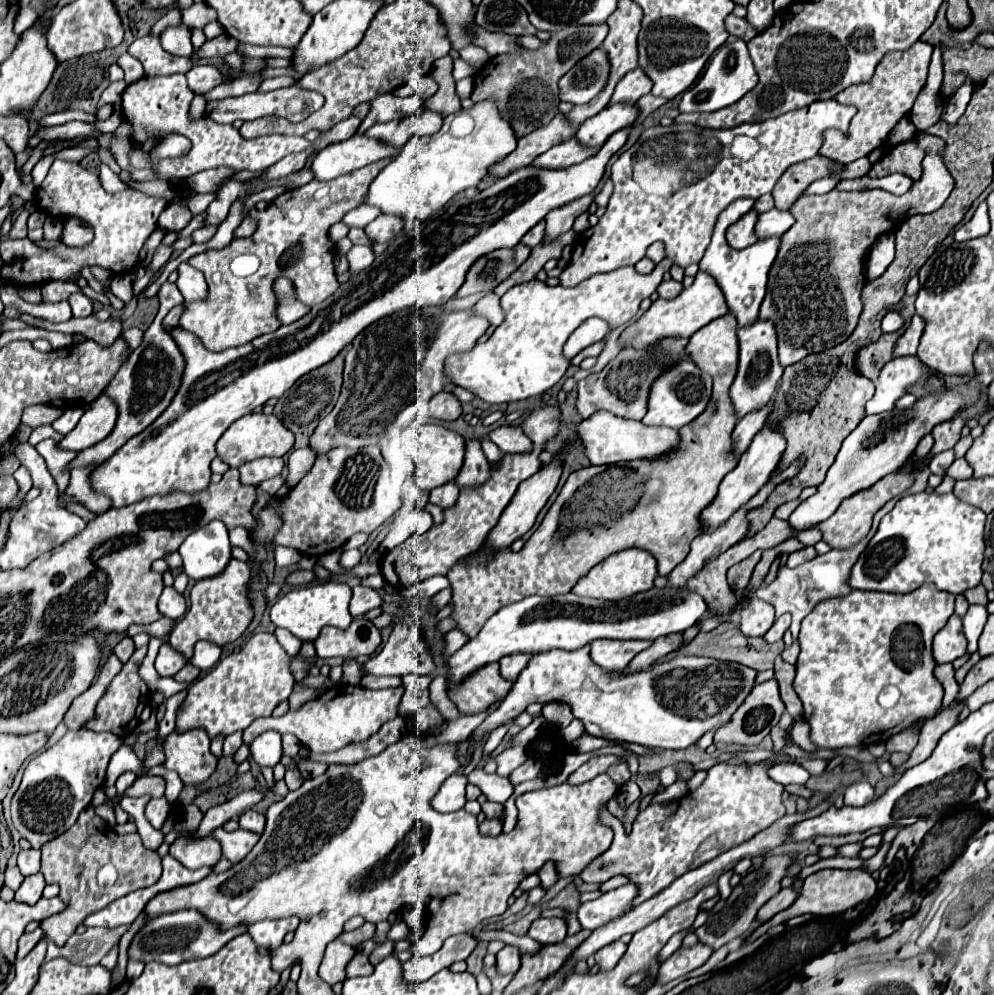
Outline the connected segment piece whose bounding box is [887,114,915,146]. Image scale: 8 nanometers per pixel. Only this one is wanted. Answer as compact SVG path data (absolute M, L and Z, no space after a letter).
M903 116L903 120L899 120L899 124L891 130L889 138L887 138L887 146L897 146L901 142L907 142L915 136L913 132L913 122L911 122L911 116Z

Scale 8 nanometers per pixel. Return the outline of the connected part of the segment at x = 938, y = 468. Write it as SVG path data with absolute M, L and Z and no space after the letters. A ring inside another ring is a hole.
M941 452L941 454L937 454L937 456L929 462L929 470L931 470L933 474L937 474L937 476L945 476L945 472L947 472L947 468L951 466L953 460L955 460L953 452Z

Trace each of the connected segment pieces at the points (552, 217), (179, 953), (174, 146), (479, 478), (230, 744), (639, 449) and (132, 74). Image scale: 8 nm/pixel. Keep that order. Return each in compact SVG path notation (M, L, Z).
M583 196L583 198L571 202L571 204L563 206L563 208L559 208L559 210L549 212L547 218L545 218L547 226L545 226L545 238L543 238L543 242L551 242L551 240L559 238L561 234L569 232L571 226L573 226L573 220L579 216L579 212L587 210L587 206L591 202L593 202L591 196Z
M181 910L181 912L163 914L163 916L157 916L153 920L147 920L145 926L131 940L127 956L129 956L129 960L139 960L139 962L145 962L145 964L159 962L159 964L165 964L165 966L175 966L175 964L181 964L181 962L187 962L187 960L207 958L207 956L215 954L221 946L225 946L233 936L237 936L241 932L245 932L243 926L221 932L221 930L217 930L215 924L205 920L199 912Z
M163 136L163 140L155 140L155 148L151 148L151 154L155 158L175 158L185 156L191 150L191 142L185 136Z
M469 438L465 442L465 460L457 476L457 486L477 486L489 476L489 462L481 450L481 442Z
M233 732L231 736L225 738L225 744L223 744L223 756L233 756L233 754L239 750L239 746L243 744L243 738L241 738L241 736L243 736L241 732Z
M599 410L593 416L575 424L575 440L581 442L583 452L591 465L615 464L615 462L631 462L637 458L655 458L669 452L677 442L677 430L663 426L645 426L643 422L617 418L607 410Z
M127 52L117 60L117 64L123 68L123 72L125 72L125 80L127 80L129 84L135 82L137 78L143 78L143 76L145 76L141 62L139 62L135 56L127 54Z

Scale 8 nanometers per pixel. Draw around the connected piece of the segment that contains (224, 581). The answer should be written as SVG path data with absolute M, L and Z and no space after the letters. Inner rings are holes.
M231 558L227 568L219 576L213 576L211 580L199 580L191 590L189 612L177 622L175 630L169 636L171 646L183 652L185 658L189 660L197 640L209 640L219 646L227 642L235 642L245 632L245 628L253 618L253 608L247 600L249 578L251 578L251 568L247 566L247 562Z

